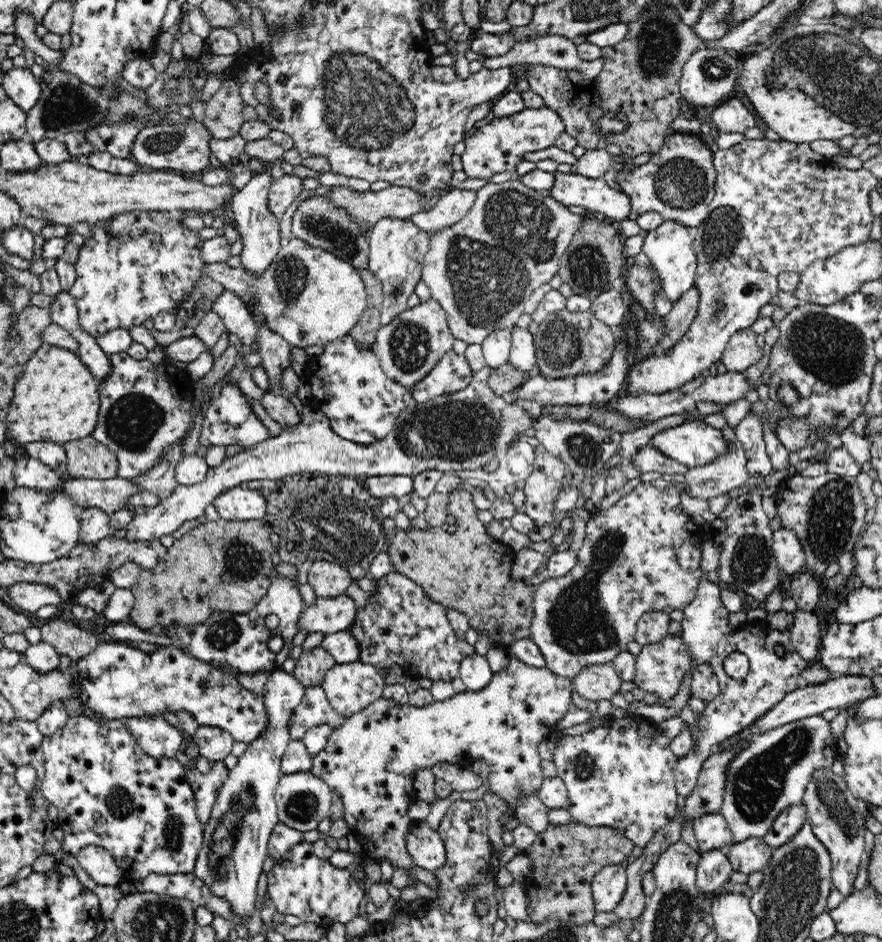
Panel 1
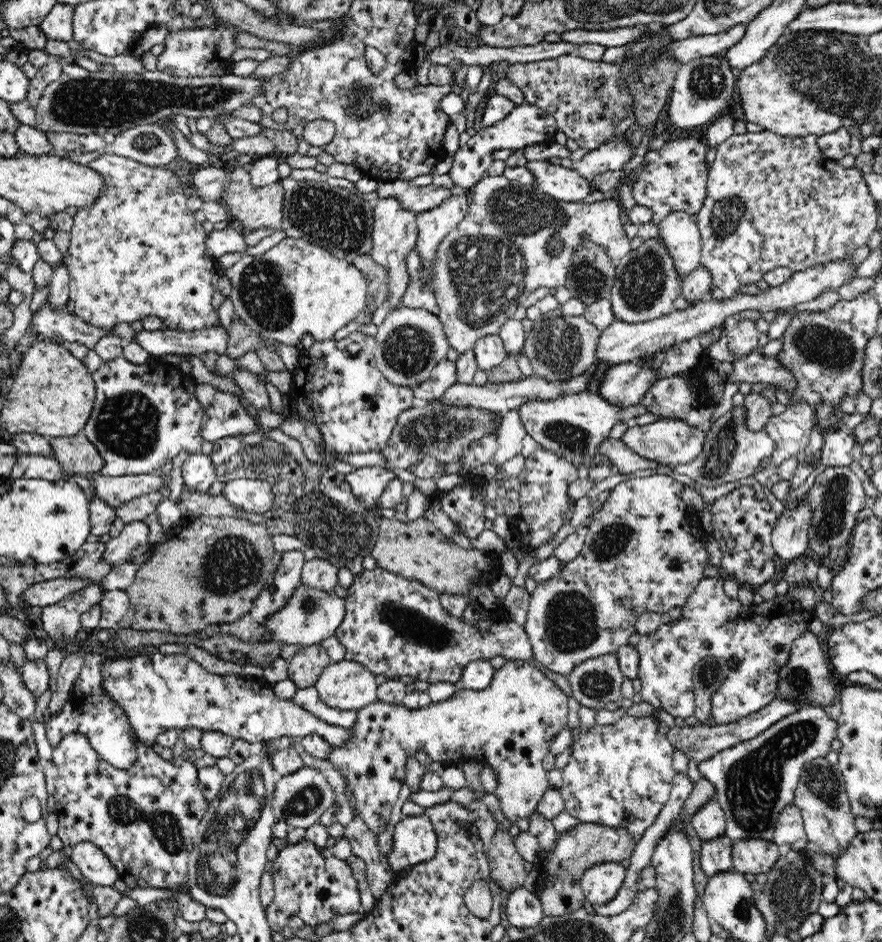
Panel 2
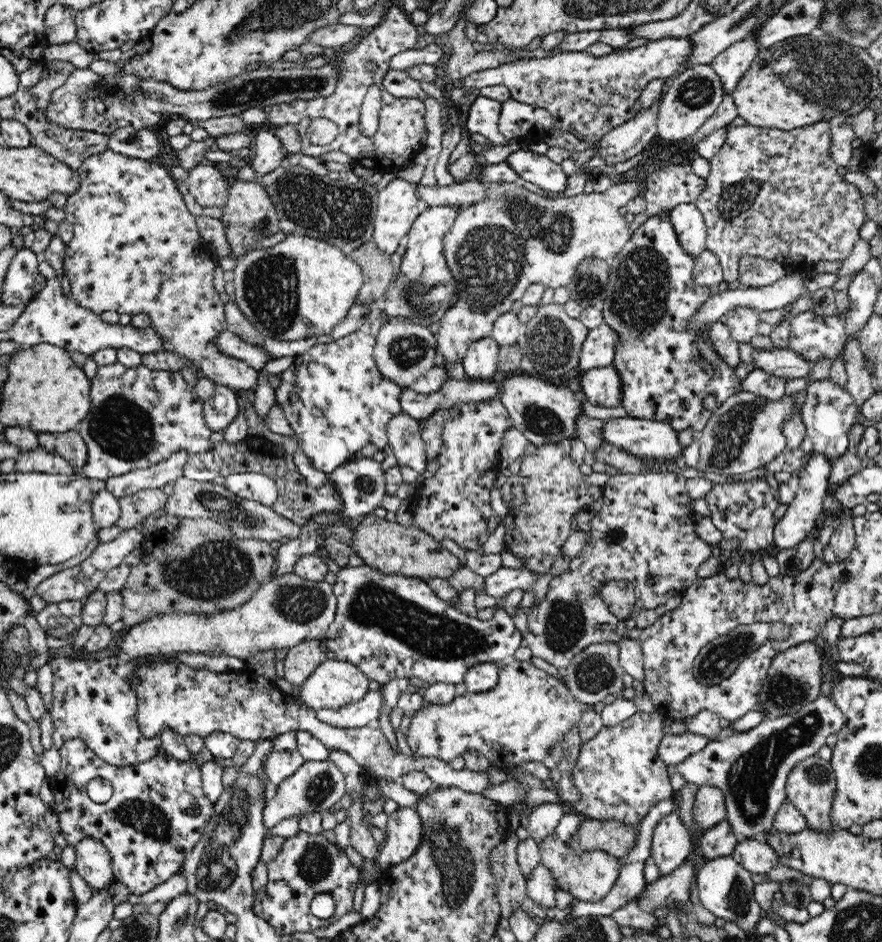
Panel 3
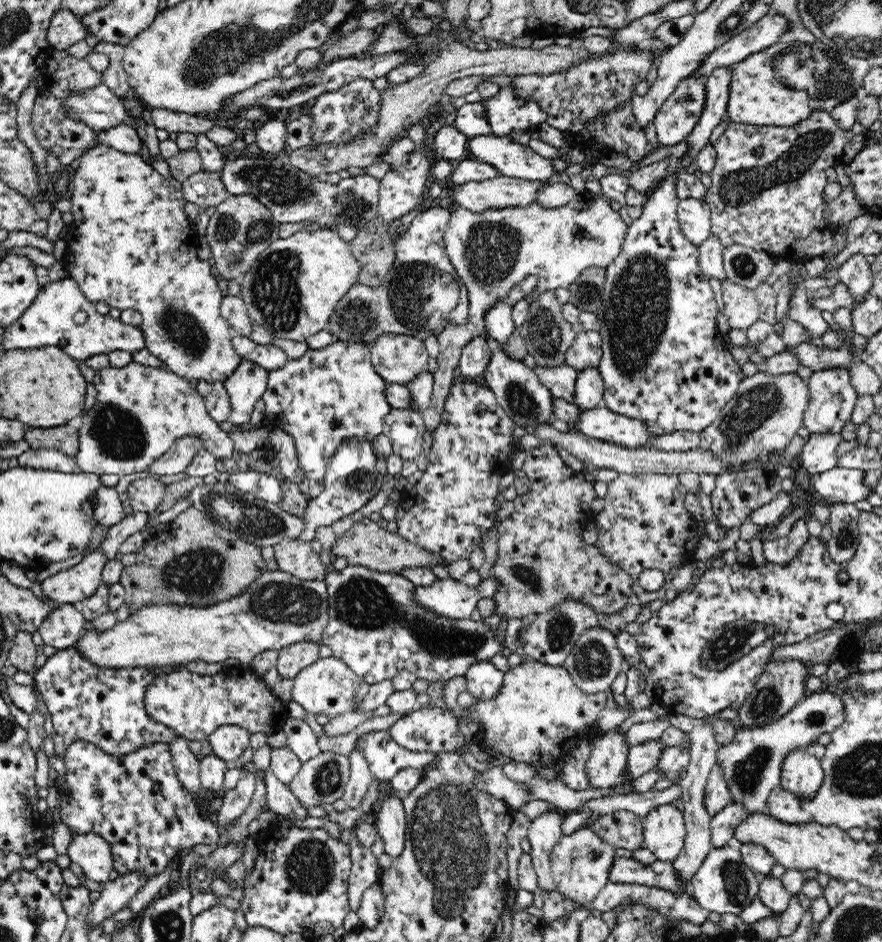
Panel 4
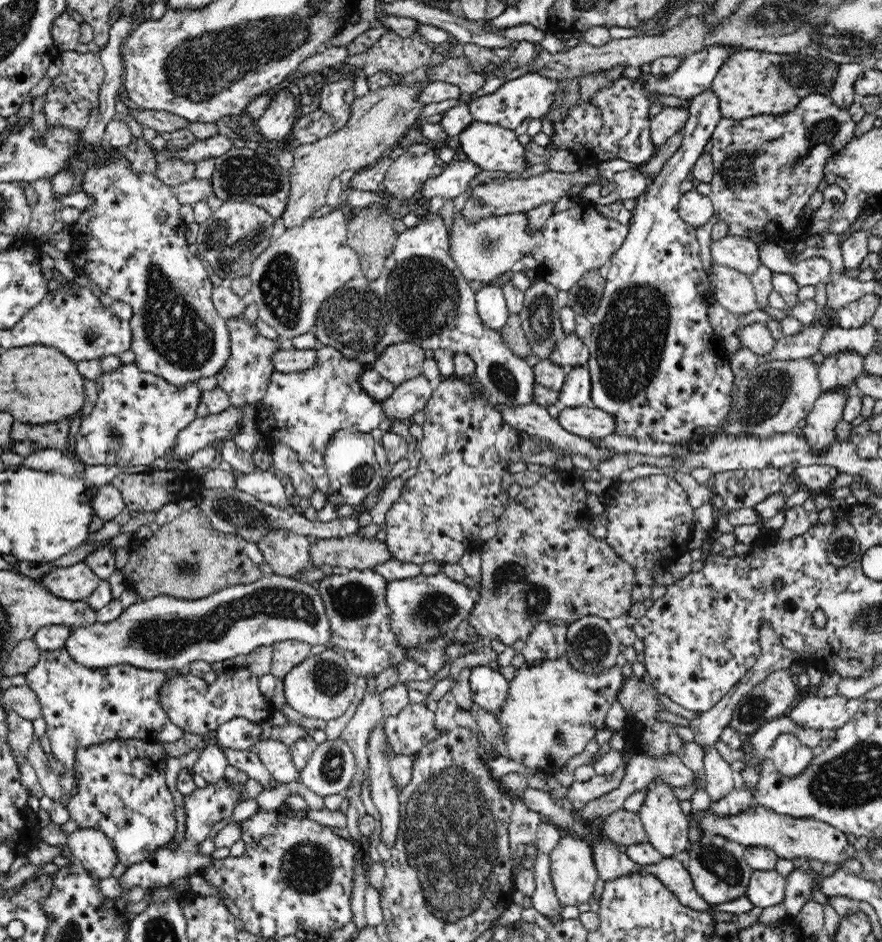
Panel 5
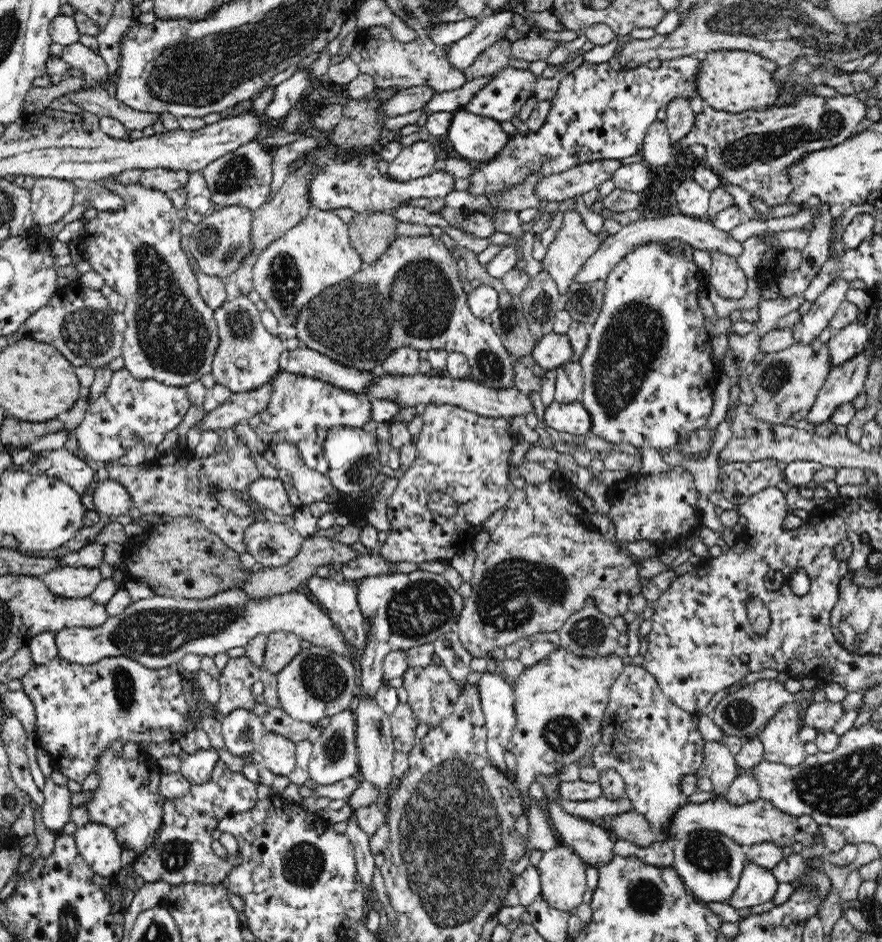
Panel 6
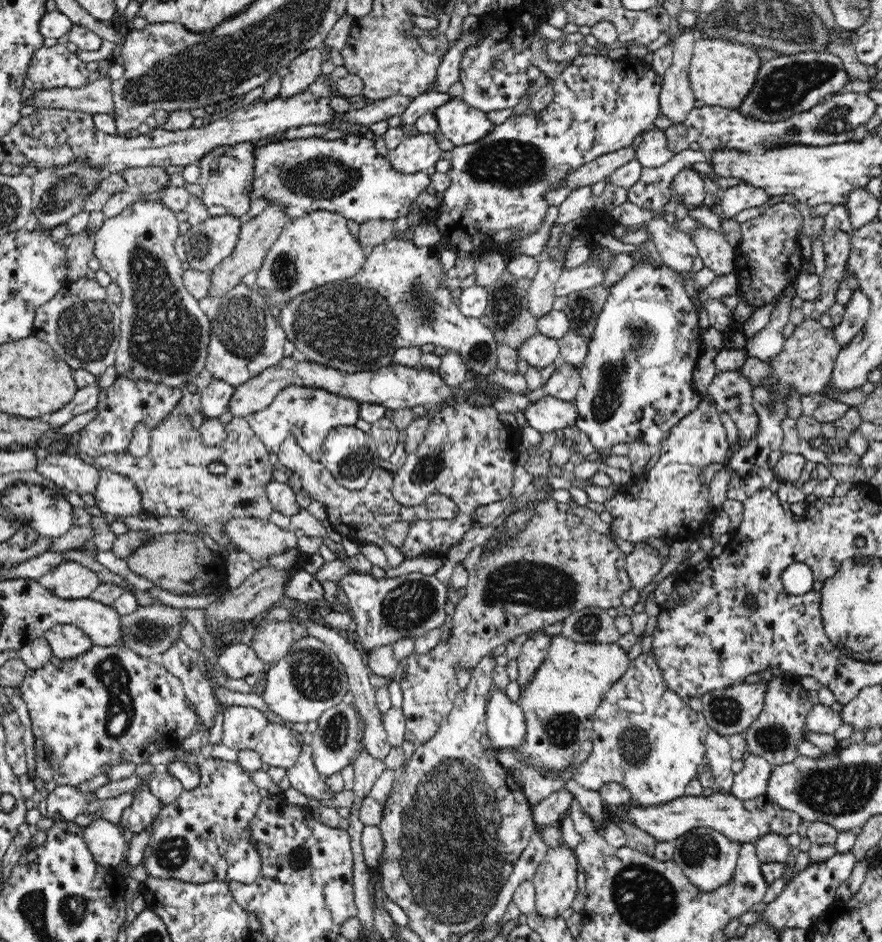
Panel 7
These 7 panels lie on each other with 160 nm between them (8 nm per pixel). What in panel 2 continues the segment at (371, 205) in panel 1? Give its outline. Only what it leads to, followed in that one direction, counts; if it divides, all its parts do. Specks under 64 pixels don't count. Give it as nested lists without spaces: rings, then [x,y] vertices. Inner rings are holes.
[[[404,179],[379,182],[378,194],[380,199],[396,197],[406,210],[414,213],[424,213],[432,208],[442,205],[452,198],[458,190],[442,186],[412,186]]]

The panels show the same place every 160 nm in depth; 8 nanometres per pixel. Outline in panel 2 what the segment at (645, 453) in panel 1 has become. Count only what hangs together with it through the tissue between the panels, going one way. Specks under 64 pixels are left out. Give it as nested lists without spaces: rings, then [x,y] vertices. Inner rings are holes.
[[[616,424],[616,428],[610,430],[610,435],[604,438],[598,446],[598,452],[606,456],[618,472],[632,474],[636,470],[648,470],[648,468],[657,466],[654,461],[644,459],[639,454],[632,452],[628,446],[625,446],[620,438],[622,432],[624,432],[624,424]]]

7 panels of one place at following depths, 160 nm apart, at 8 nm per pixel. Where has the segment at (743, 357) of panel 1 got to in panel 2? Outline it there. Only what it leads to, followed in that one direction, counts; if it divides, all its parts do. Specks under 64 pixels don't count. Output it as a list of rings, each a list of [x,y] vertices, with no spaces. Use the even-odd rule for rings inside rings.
[[[741,317],[736,324],[726,325],[728,331],[728,346],[730,350],[739,357],[746,356],[754,350],[761,351],[758,345],[760,332],[754,320],[748,317]]]

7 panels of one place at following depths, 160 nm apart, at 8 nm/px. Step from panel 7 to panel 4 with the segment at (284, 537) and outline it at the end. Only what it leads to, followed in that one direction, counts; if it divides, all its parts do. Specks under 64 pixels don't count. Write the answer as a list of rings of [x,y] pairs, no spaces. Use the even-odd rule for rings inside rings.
[[[286,538],[273,546],[274,560],[278,569],[302,580],[324,580],[329,571],[310,542],[300,538]]]

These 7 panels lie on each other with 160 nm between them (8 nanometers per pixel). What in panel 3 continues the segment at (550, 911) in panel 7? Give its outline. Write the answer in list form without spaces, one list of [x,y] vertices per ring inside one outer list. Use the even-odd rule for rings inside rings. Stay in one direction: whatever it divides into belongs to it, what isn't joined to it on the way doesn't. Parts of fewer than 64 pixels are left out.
[[[556,834],[544,838],[539,847],[541,863],[550,869],[557,888],[569,892],[575,900],[598,902],[610,892],[618,880],[620,862],[616,856],[612,856],[604,850],[584,850],[580,854],[569,844],[564,843]]]

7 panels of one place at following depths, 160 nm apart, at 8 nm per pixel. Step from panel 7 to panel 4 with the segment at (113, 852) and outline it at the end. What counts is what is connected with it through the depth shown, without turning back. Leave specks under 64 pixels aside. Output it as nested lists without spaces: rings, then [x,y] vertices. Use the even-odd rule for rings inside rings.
[[[95,832],[73,835],[66,850],[70,860],[80,864],[86,879],[100,883],[109,881],[108,874],[114,870],[114,857],[110,843]]]

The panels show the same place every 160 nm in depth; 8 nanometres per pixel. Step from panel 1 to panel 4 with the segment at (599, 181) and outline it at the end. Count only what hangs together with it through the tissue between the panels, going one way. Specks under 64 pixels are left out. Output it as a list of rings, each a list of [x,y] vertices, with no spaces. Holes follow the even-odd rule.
[[[478,134],[468,142],[476,159],[490,164],[501,176],[546,181],[556,174],[551,160],[542,158],[530,146],[518,143],[508,134]]]

